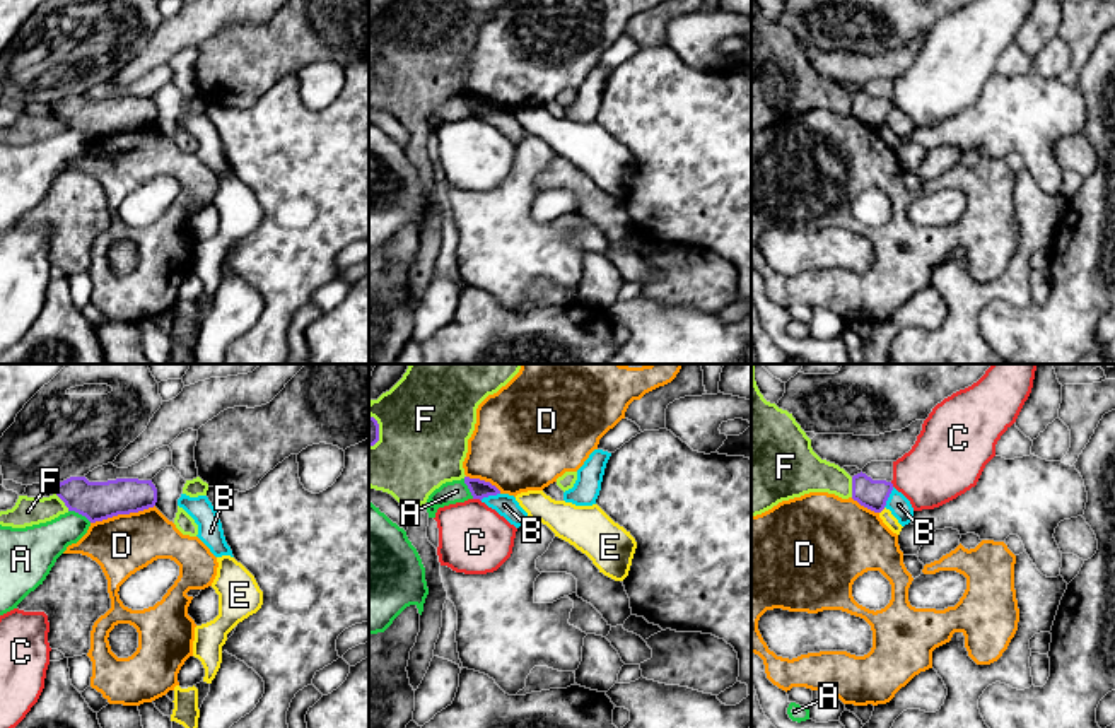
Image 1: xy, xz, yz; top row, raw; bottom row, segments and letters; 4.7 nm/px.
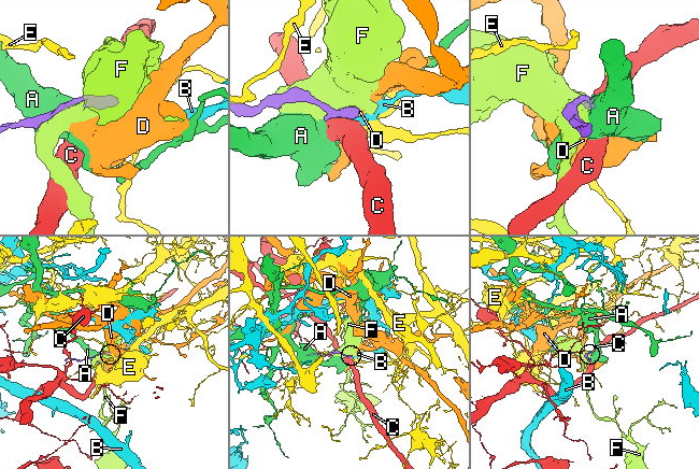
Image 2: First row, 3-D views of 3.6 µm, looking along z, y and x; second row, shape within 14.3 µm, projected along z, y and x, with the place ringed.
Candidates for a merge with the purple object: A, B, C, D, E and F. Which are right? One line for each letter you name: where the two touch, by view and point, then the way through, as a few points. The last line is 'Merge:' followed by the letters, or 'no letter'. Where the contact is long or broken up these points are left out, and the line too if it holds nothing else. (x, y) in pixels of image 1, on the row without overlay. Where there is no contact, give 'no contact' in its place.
Merge: no letter

